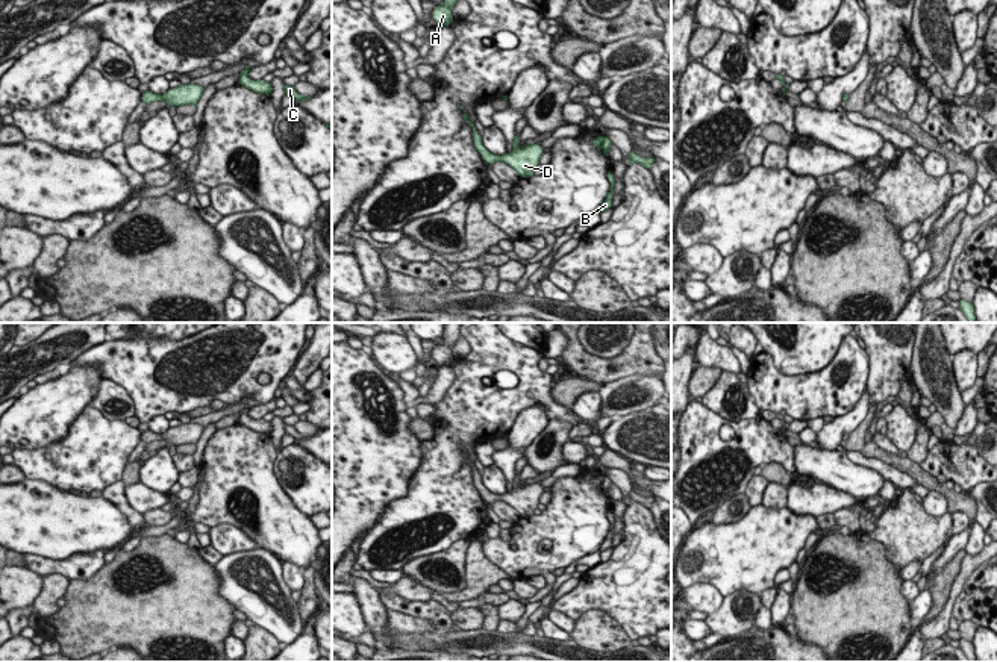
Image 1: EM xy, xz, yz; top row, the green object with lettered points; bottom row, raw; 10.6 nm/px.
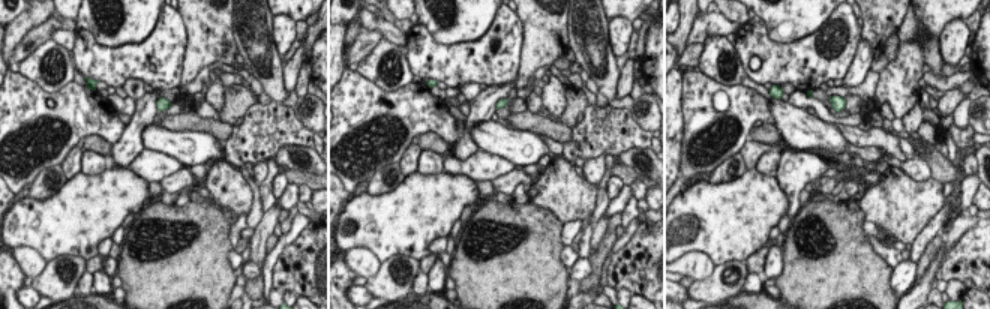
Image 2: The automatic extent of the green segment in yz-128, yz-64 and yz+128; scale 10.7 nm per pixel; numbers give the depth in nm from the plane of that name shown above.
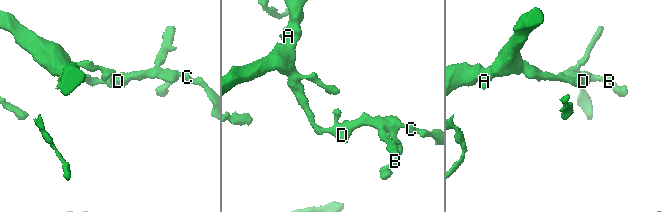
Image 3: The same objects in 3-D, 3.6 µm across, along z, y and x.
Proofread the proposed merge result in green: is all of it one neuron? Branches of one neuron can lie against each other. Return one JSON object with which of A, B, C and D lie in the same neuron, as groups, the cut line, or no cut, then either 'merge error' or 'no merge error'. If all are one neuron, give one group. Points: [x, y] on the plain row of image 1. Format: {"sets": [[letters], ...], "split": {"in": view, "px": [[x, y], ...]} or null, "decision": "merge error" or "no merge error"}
{"sets": [["A", "B", "C", "D"]], "split": null, "decision": "no merge error"}

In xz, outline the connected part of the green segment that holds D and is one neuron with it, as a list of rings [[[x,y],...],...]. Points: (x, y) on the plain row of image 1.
[[[464,453],[464,459],[470,464],[473,468],[473,480],[476,485],[476,489],[482,494],[482,498],[492,504],[494,501],[506,501],[511,504],[521,517],[530,517],[533,515],[533,511],[536,509],[536,504],[539,503],[539,497],[542,494],[542,486],[530,482],[524,486],[518,486],[520,477],[518,474],[514,476],[512,480],[512,491],[506,494],[492,494],[488,491],[482,483],[482,476],[476,471],[474,462],[468,459],[468,454]]]

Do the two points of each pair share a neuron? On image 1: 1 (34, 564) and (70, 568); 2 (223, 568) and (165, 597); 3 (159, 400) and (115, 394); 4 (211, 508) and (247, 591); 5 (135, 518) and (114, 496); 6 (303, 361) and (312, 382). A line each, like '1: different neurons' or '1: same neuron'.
1: same neuron
2: different neurons
3: different neurons
4: different neurons
5: same neuron
6: different neurons

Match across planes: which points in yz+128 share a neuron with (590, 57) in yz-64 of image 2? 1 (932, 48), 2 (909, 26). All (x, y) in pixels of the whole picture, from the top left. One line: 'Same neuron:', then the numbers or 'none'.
Same neuron: 1, 2

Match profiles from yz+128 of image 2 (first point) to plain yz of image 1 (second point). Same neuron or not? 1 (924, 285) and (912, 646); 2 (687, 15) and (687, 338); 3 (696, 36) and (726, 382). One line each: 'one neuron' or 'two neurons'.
1: one neuron
2: two neurons
3: two neurons

